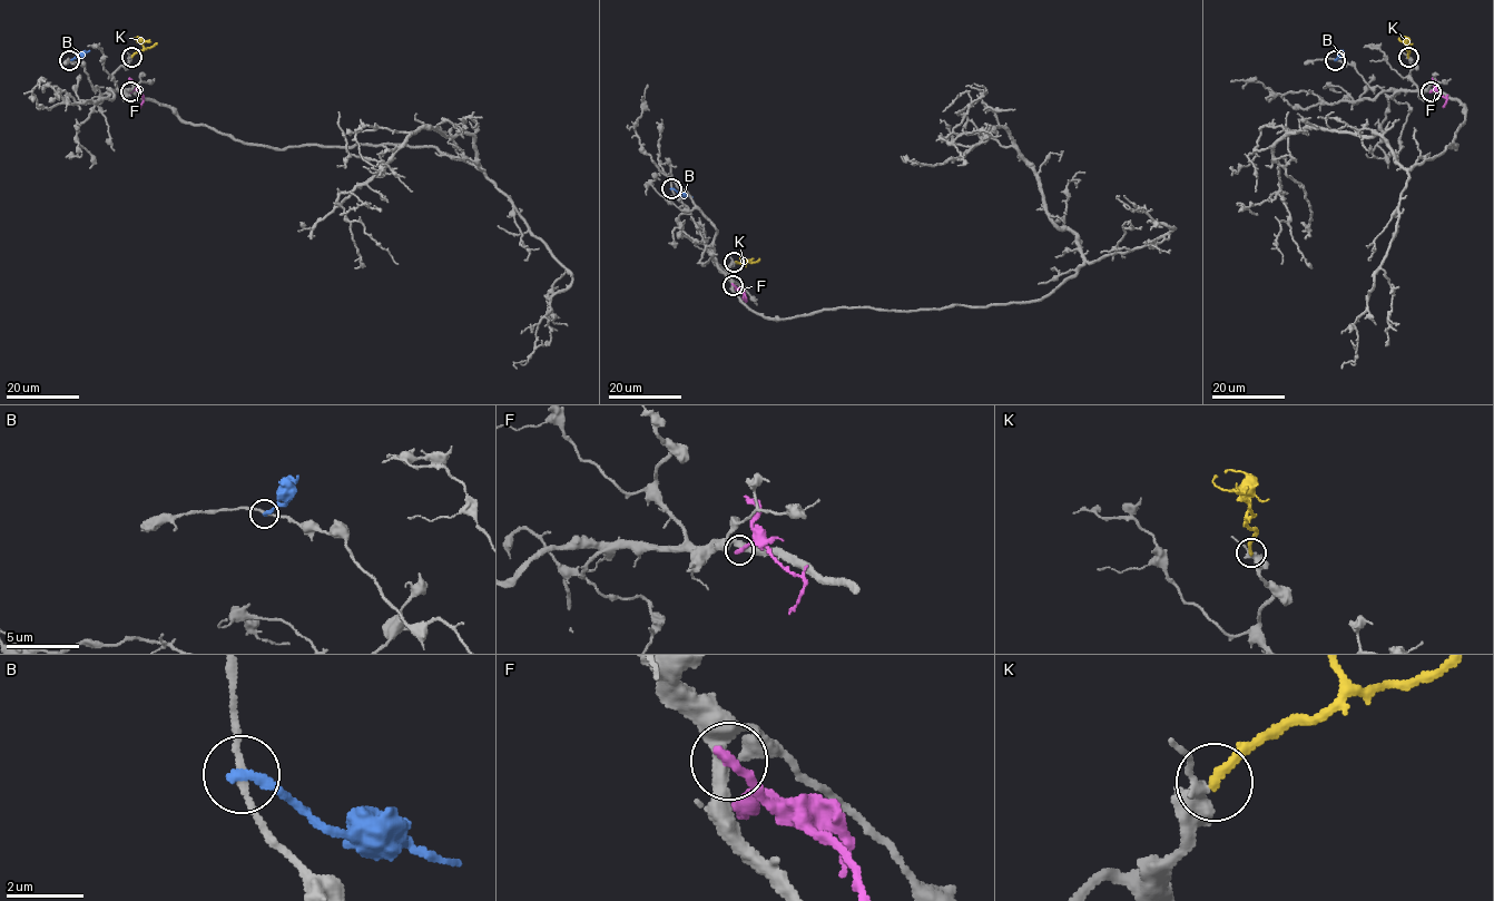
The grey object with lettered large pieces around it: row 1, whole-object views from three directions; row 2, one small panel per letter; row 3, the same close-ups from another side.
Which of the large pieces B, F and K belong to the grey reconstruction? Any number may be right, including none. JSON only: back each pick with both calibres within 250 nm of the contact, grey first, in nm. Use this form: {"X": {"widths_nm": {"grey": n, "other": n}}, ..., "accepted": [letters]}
{"K": {"widths_nm": {"grey": 360, "other": 240}}, "accepted": ["K"]}

